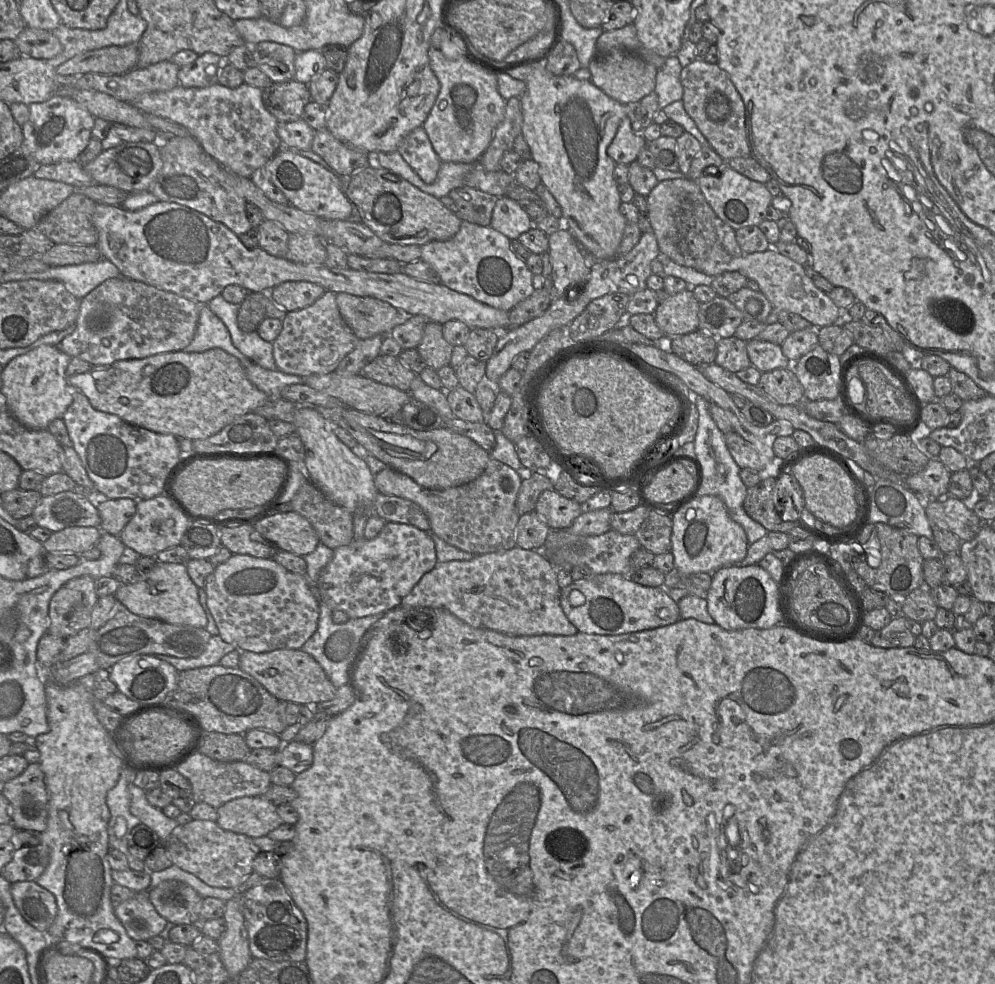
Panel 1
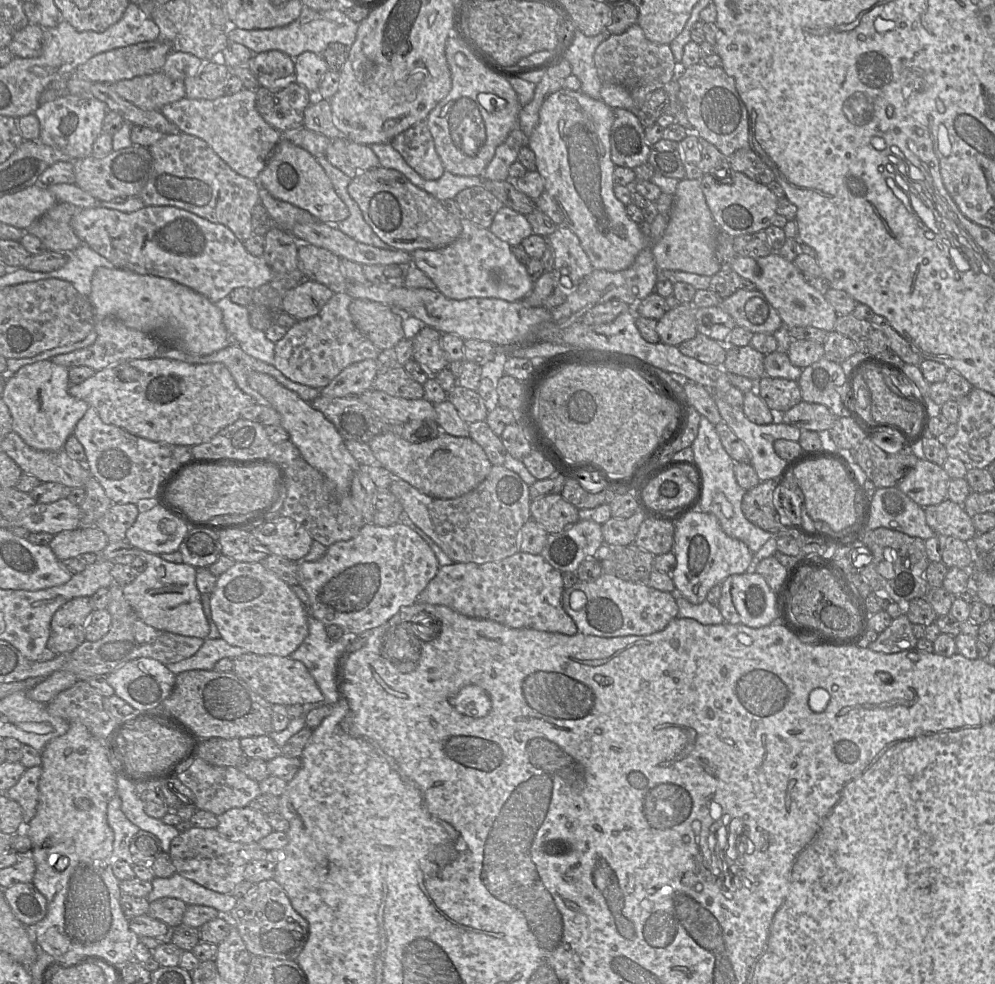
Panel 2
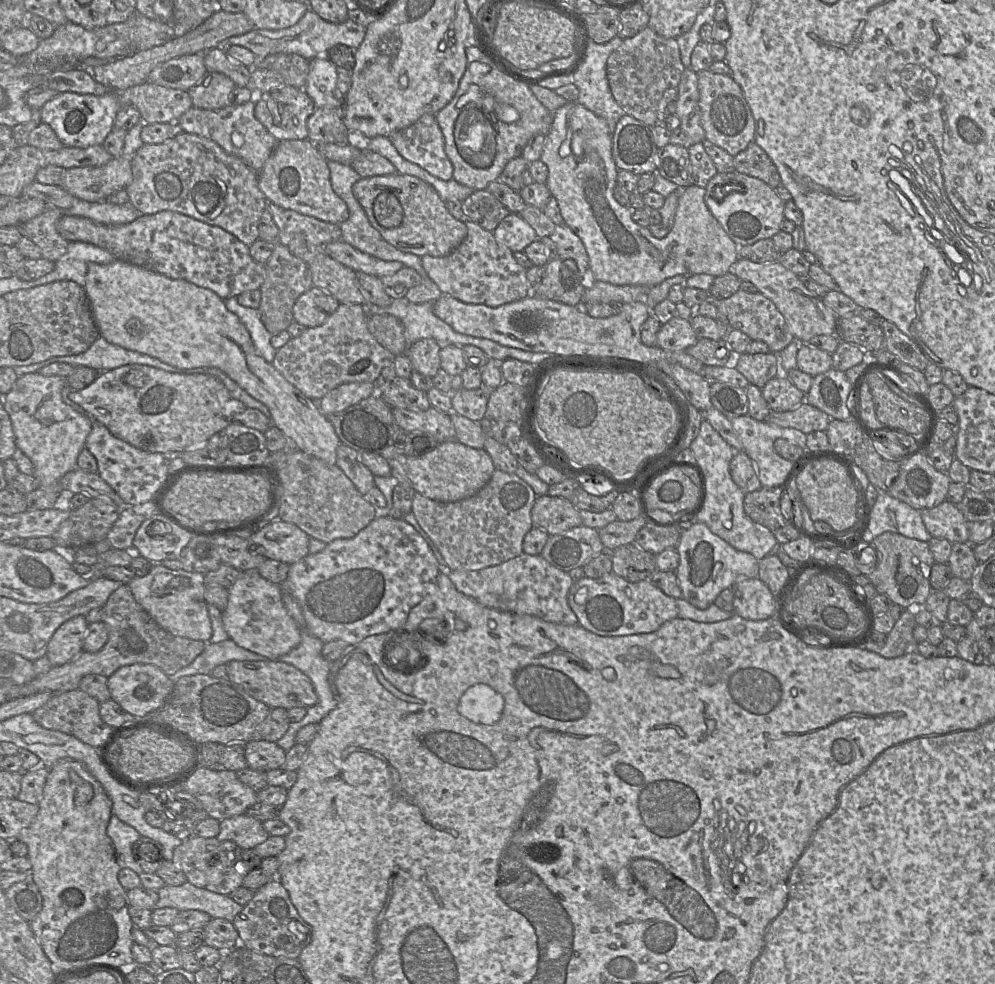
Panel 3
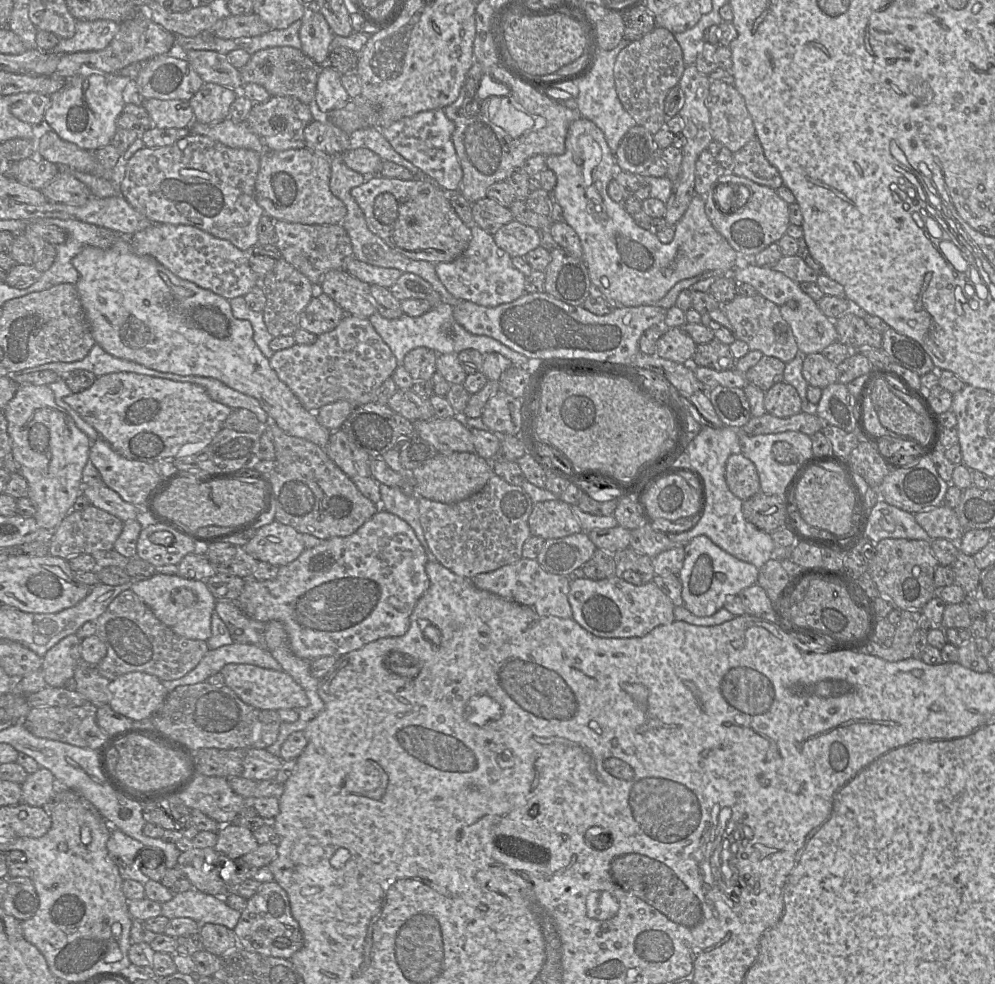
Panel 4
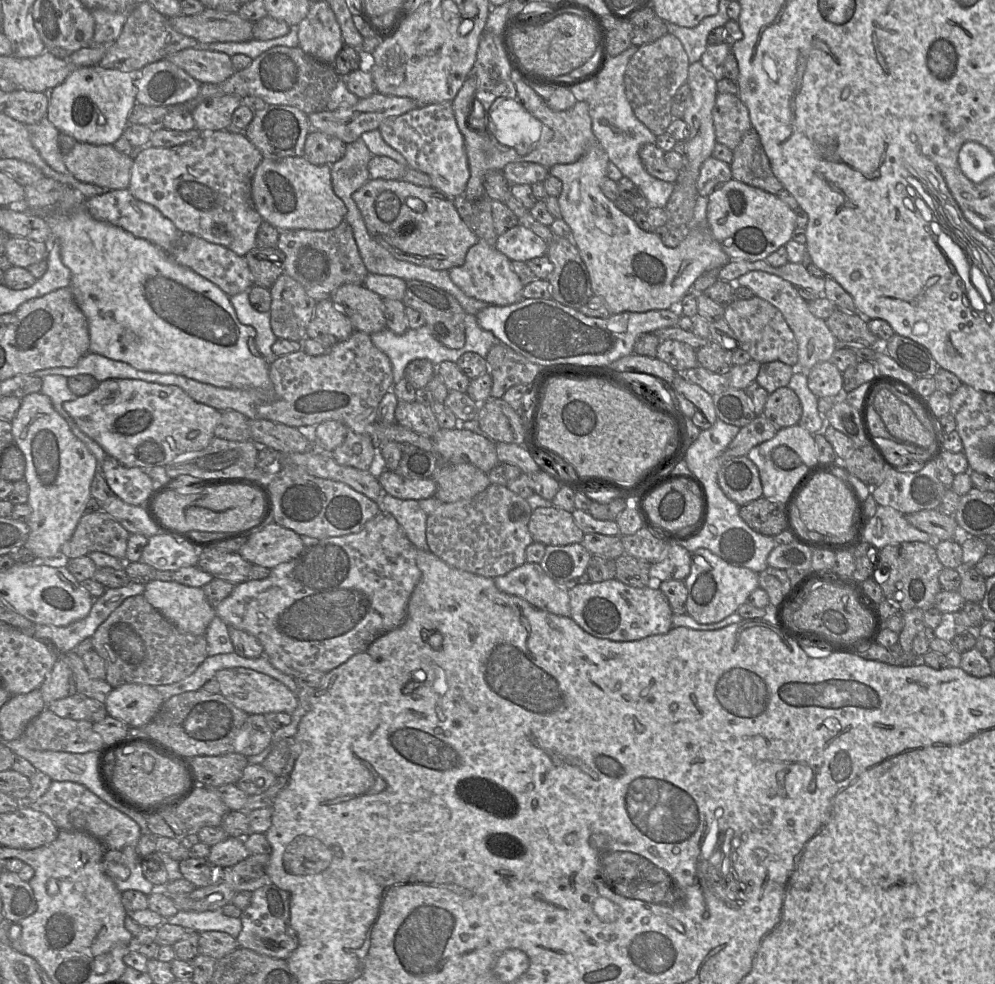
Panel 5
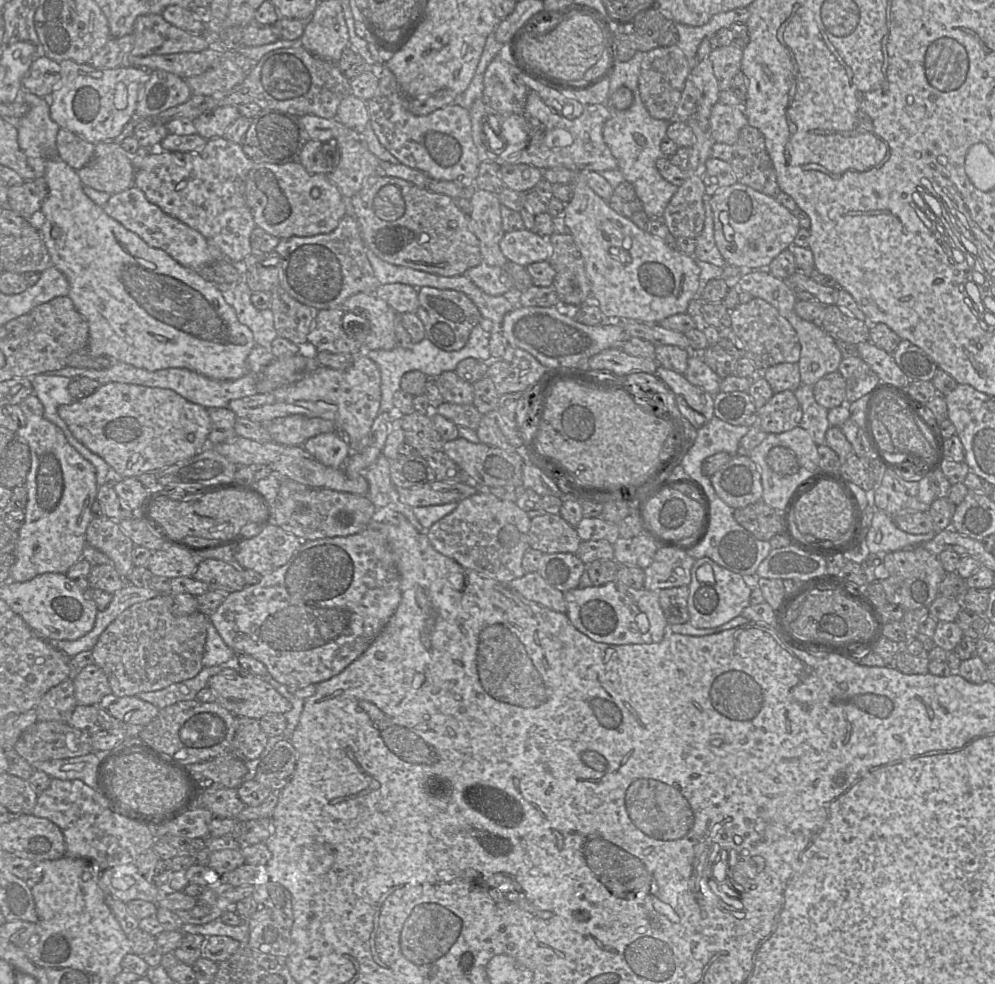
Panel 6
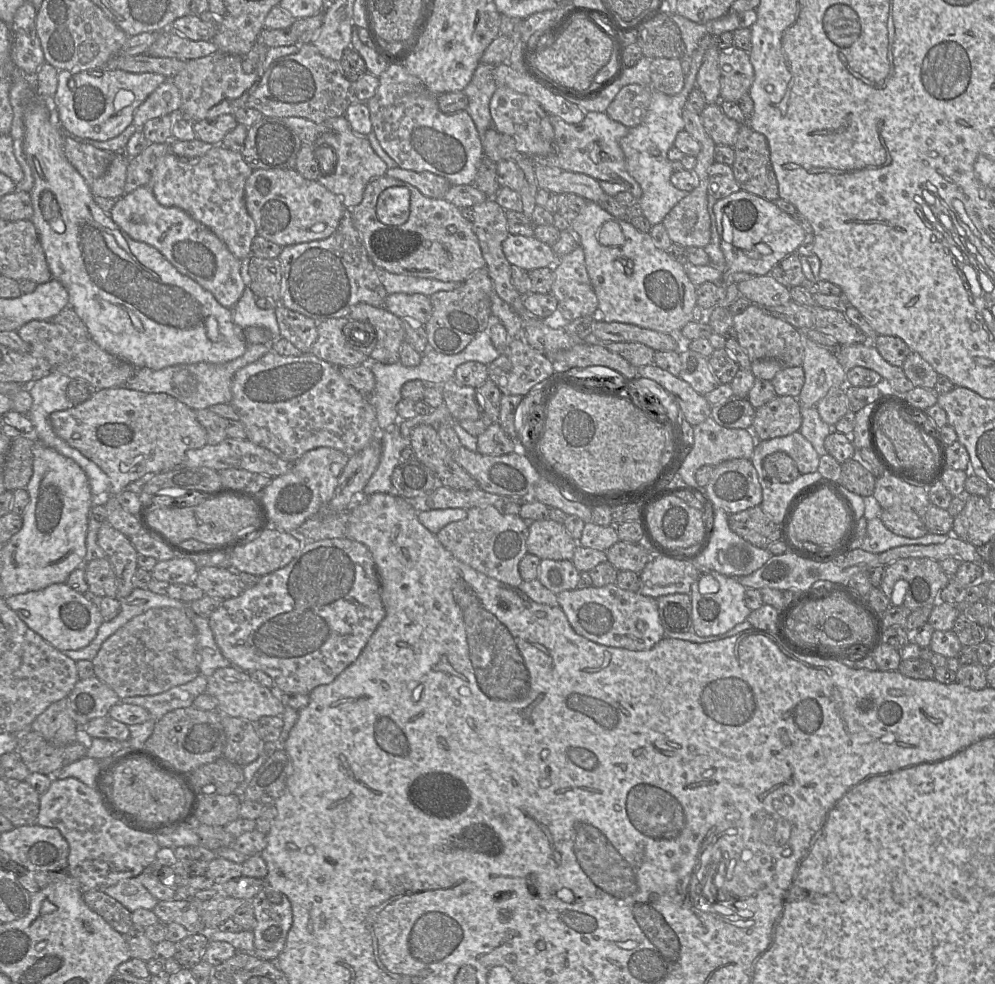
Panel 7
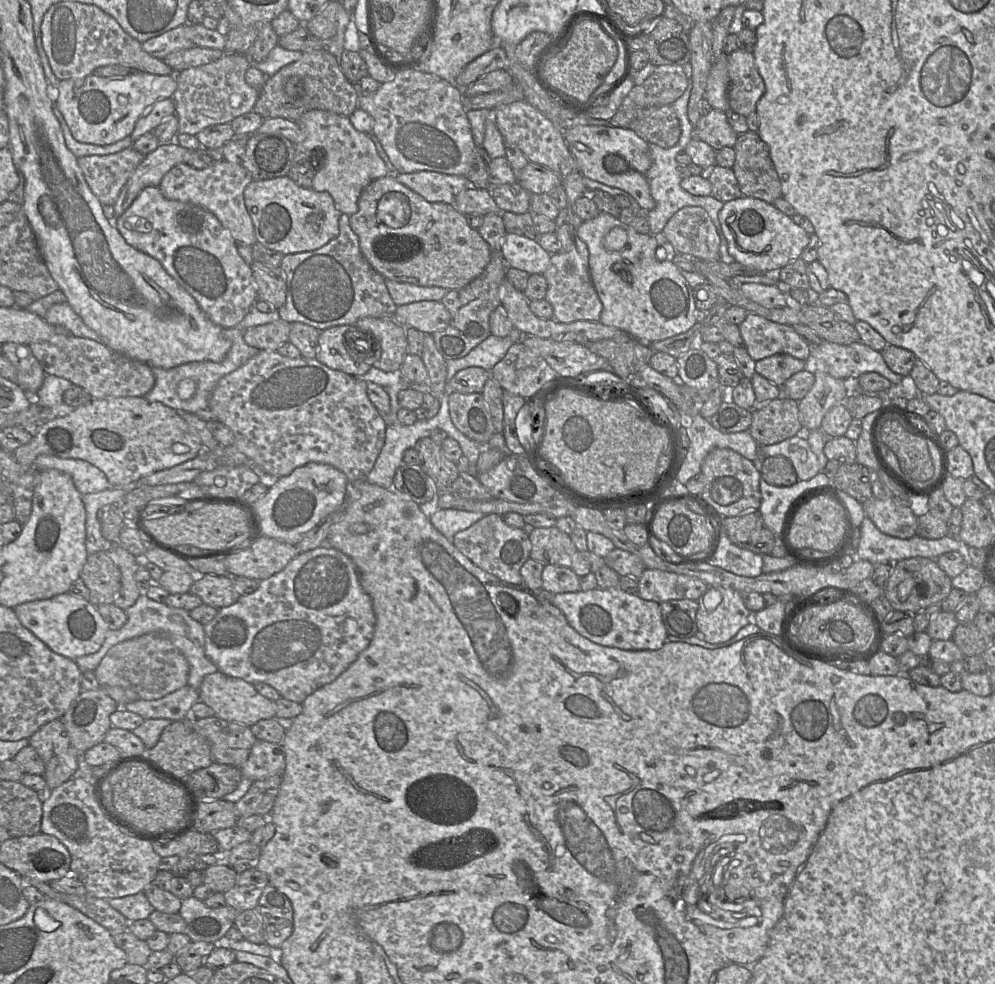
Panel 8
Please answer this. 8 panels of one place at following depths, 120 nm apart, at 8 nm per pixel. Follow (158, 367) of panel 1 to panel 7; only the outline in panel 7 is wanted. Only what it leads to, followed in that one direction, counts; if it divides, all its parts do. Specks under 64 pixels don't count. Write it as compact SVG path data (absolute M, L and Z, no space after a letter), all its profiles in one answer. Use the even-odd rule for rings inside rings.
M128 388L95 390L86 401L55 411L50 415L54 433L85 457L97 464L110 479L110 496L118 496L128 484L152 475L172 470L183 463L188 450L203 447L206 430L199 423L196 412L166 393L147 393Z

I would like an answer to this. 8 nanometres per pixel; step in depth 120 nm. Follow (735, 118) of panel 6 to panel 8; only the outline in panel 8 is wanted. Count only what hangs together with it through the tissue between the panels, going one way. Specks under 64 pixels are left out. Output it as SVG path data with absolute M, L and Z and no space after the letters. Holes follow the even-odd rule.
M715 108L701 116L694 128L694 138L706 142L716 151L734 147L738 136L729 123L728 113Z

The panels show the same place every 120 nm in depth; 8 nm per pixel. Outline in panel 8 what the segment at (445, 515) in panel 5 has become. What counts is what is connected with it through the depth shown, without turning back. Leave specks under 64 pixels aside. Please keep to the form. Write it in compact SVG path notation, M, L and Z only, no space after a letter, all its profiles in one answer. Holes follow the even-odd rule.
M487 514L467 529L457 532L452 538L453 545L471 562L498 579L522 585L520 569L530 558L530 541L525 529L507 525L501 515Z

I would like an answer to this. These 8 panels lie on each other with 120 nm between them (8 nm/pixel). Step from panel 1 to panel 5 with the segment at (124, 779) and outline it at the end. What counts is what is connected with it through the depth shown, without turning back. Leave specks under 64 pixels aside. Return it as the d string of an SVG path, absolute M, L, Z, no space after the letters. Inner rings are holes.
M135 846L106 850L104 871L121 893L126 890L137 890L150 895L154 885L144 876L141 860Z

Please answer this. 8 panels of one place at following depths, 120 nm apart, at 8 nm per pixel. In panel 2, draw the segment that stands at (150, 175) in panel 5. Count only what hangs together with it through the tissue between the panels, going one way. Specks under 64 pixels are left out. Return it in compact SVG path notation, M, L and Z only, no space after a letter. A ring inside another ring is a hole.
M183 132L165 135L149 147L154 160L154 170L139 196L146 206L174 206L187 210L211 222L227 226L242 242L254 235L252 210L260 203L258 180L246 178L235 172L204 140Z

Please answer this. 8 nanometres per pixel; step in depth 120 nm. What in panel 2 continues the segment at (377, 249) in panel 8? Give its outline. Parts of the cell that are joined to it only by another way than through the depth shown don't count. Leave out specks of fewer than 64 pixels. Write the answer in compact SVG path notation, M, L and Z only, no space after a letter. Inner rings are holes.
M379 166L359 173L352 178L348 192L359 206L366 223L383 242L393 249L408 253L418 249L436 250L453 243L462 232L460 219L448 212L441 201L414 185L397 170Z

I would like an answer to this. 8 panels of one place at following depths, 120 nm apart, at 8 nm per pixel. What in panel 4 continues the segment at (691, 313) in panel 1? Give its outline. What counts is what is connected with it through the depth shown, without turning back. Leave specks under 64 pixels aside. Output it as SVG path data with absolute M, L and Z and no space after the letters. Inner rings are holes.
M681 327L667 328L656 343L656 354L676 363L690 364L696 346Z

